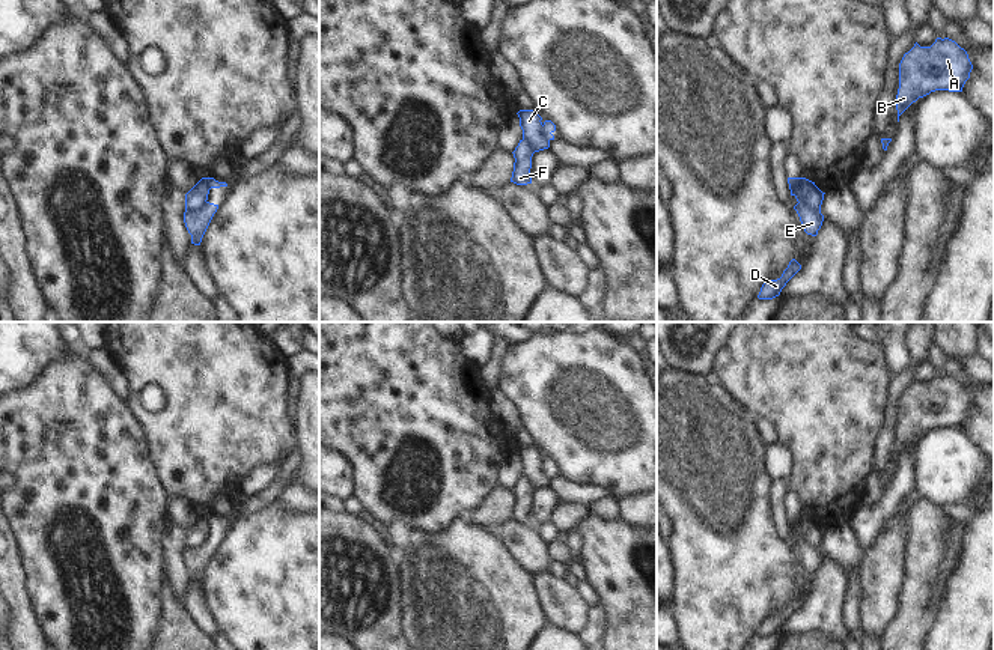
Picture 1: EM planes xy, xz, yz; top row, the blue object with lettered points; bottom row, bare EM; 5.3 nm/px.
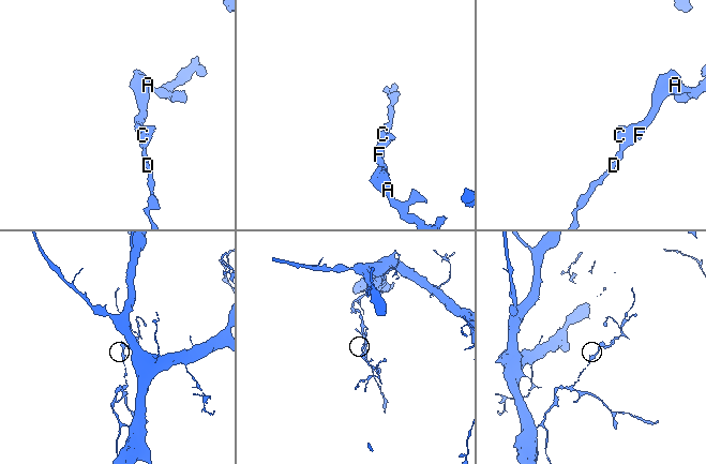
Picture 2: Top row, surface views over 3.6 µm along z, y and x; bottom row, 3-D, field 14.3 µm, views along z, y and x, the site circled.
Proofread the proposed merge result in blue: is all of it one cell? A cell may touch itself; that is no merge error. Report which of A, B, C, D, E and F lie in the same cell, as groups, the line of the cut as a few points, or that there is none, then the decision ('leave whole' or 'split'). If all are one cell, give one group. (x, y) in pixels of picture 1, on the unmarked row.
groups A B E F / C D; cut yz (804, 516), (797, 528), (797, 534), (820, 546); split

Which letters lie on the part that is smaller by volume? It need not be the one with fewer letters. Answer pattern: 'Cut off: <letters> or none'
Cut off: A, B, E, F

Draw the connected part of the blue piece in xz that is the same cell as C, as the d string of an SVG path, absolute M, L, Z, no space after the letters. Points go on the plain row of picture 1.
M520 447L517 451L520 454L523 475L529 478L530 484L535 489L548 486L550 478L542 472L542 454L533 447Z

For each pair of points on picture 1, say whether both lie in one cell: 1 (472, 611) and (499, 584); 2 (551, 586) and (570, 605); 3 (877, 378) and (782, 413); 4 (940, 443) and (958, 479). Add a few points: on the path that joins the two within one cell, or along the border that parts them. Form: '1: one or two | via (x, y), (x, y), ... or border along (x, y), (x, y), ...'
1: one | via (478, 605), (493, 590)
2: one | via (554, 590), (565, 601)
3: one | via (853, 378), (835, 387), (806, 388)
4: one | via (943, 452), (951, 470)

